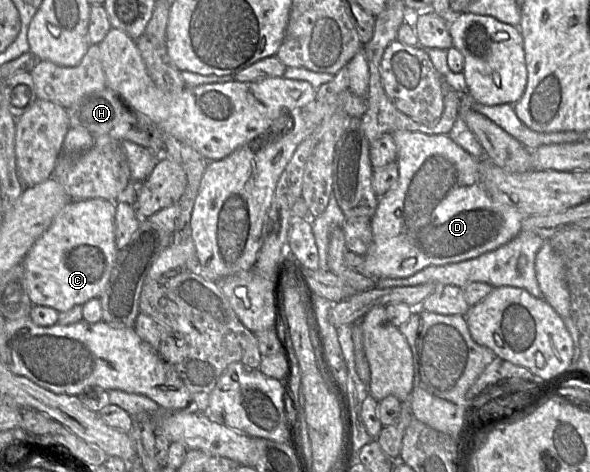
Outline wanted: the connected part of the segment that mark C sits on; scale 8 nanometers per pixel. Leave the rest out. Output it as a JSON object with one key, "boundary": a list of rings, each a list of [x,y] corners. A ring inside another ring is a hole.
{"boundary":[[[93,198],[70,200],[55,216],[21,262],[33,306],[64,312],[100,296],[119,251],[115,244],[115,211],[114,201]]]}

